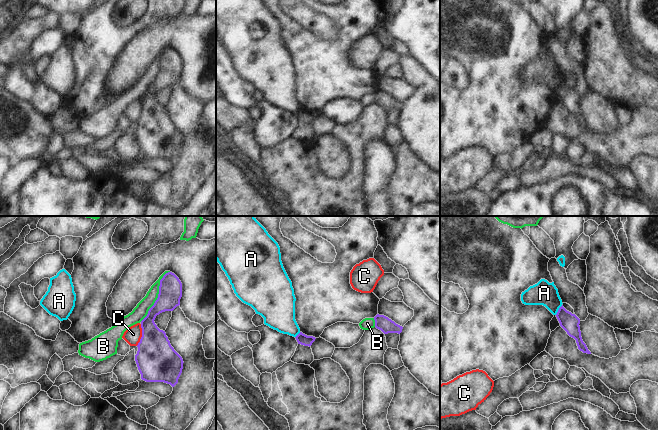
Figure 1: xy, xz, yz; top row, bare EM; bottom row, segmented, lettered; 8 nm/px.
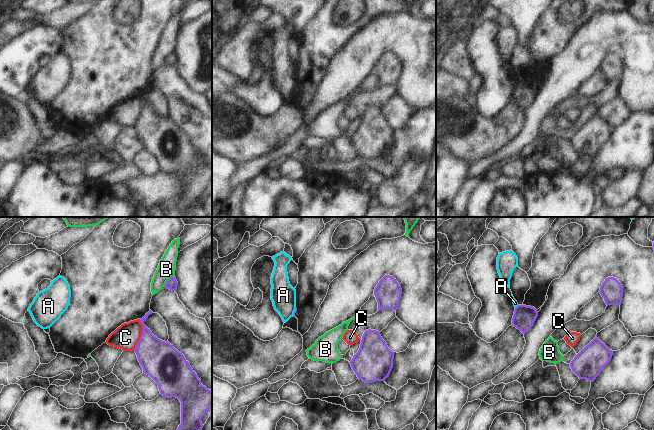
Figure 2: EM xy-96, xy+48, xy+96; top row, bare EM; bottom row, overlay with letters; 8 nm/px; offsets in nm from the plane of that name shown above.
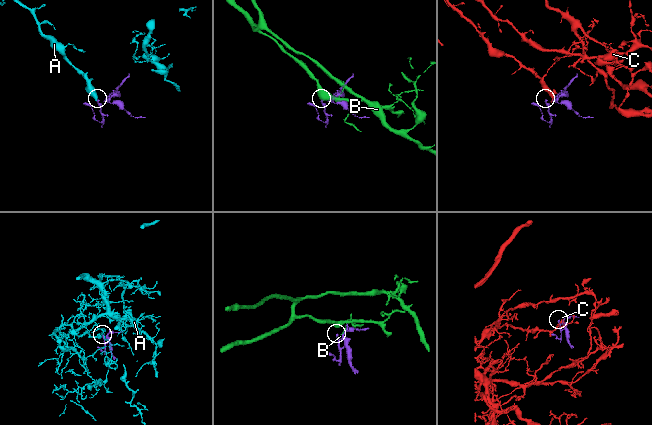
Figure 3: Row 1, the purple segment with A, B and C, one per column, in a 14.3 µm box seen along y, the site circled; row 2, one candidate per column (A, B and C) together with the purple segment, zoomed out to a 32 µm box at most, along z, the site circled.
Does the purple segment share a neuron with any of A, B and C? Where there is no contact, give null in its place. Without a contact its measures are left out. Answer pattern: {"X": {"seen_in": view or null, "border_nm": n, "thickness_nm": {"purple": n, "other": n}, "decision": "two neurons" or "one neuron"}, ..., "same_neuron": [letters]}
{"A": {"seen_in": "yz", "border_nm": 100, "thickness_nm": {"purple": 150, "other": 190}, "decision": "two neurons"}, "B": {"seen_in": "xy", "border_nm": 480, "thickness_nm": {"purple": 190, "other": 110}, "decision": "two neurons"}, "C": {"seen_in": "xy", "border_nm": 180, "thickness_nm": {"purple": 340, "other": 140}, "decision": "two neurons"}, "same_neuron": []}

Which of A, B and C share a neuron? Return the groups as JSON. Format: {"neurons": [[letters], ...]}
{"neurons": [["A"], ["B"], ["C"]]}

